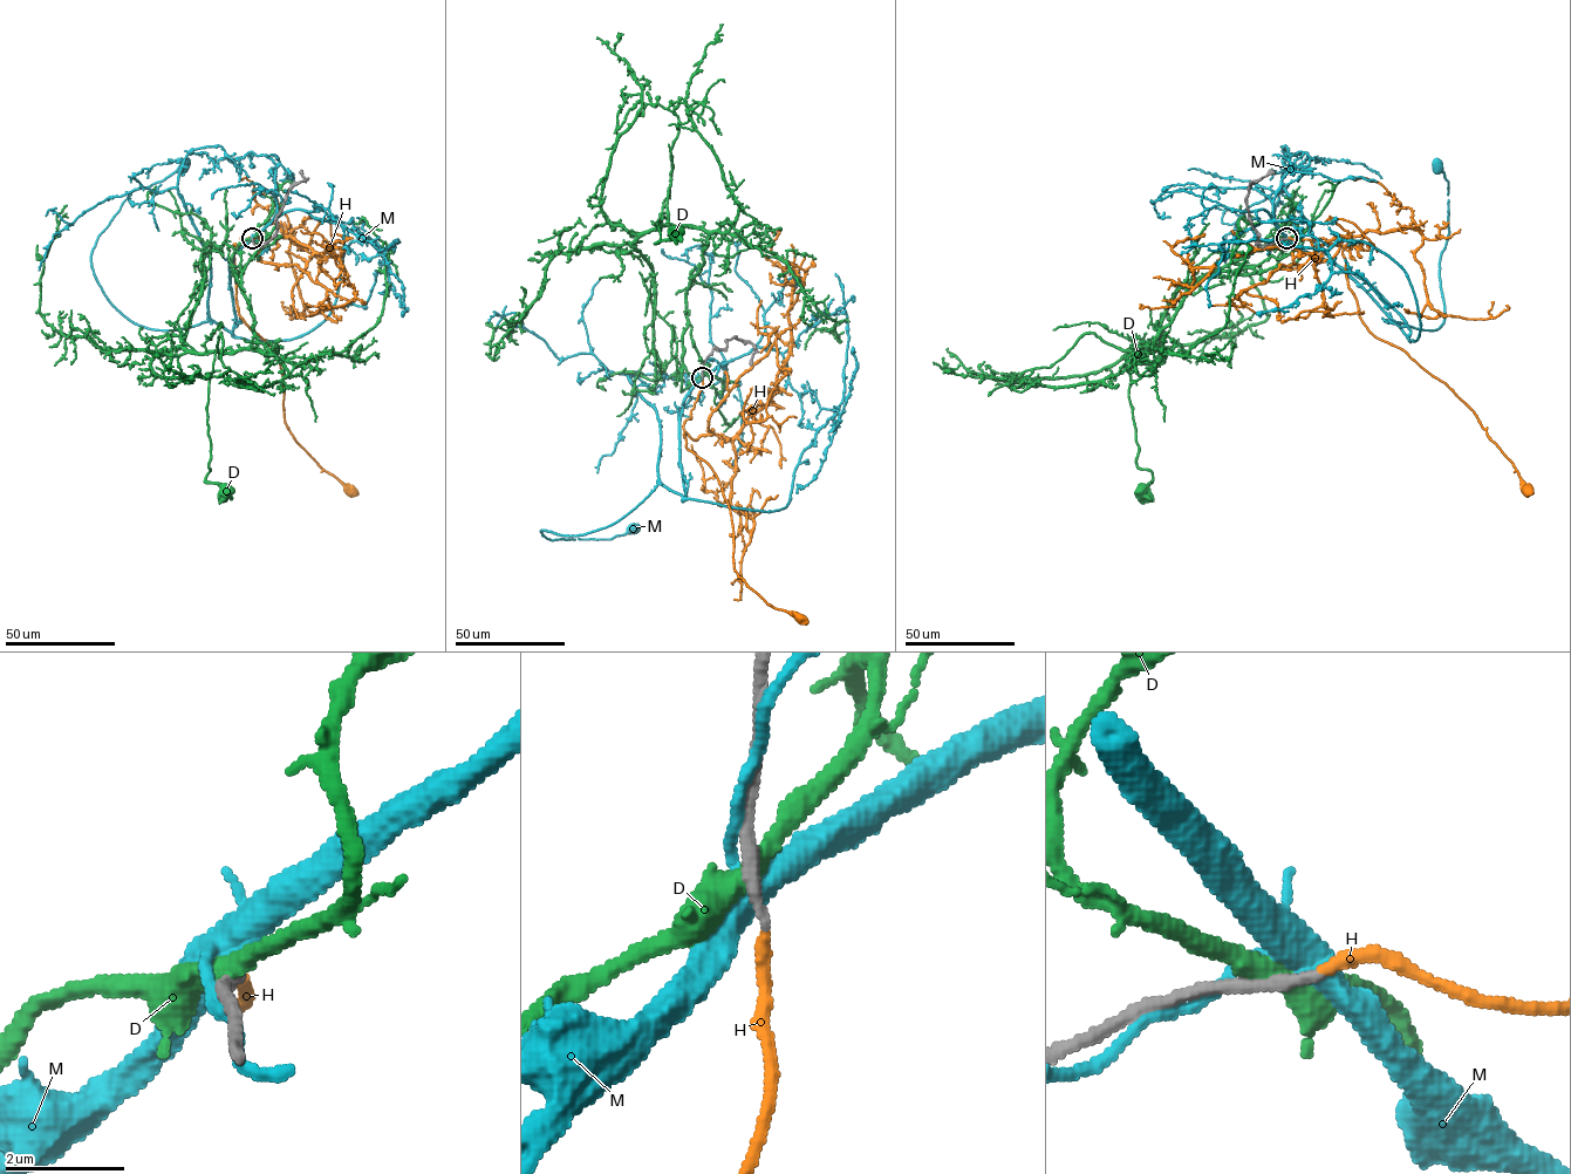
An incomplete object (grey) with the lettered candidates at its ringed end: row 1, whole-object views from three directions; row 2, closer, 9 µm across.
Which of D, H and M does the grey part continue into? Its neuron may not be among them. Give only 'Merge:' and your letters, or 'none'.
Merge: H

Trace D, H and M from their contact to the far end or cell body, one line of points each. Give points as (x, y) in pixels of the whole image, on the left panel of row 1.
D: (252, 238), (238, 246), (231, 265), (258, 349), (216, 353), (210, 377), (205, 480), (225, 489)
H: (253, 238), (233, 244), (239, 315), (278, 357), (285, 423), (293, 437), (350, 491)
M: (252, 238), (230, 259), (232, 335), (210, 320), (148, 328), (111, 304), (96, 239), (128, 195), (183, 164)

